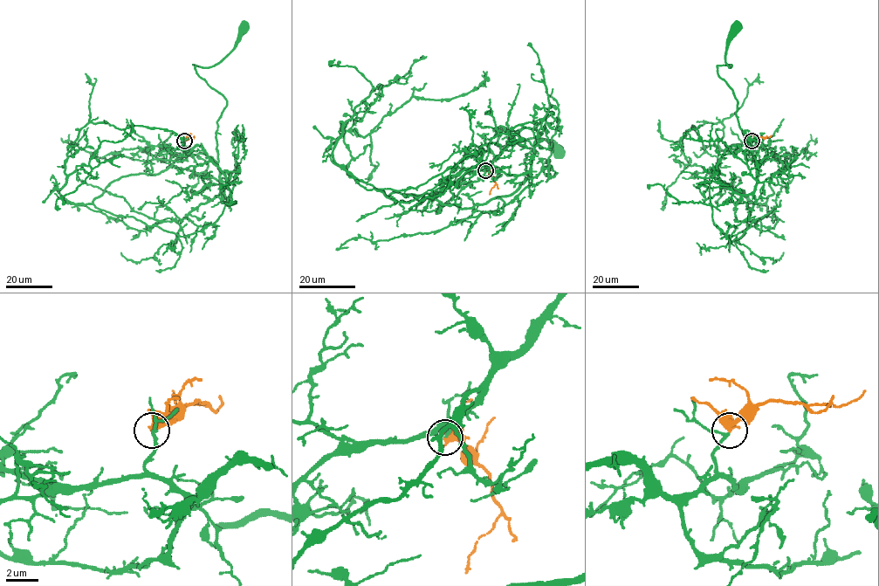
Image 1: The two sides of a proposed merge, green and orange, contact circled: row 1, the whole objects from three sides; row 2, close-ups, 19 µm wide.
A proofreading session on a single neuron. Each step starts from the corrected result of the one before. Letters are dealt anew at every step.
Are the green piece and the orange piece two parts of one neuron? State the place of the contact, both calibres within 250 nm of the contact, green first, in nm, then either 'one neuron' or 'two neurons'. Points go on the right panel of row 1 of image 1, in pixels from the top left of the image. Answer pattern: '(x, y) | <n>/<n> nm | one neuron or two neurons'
(751, 141) | 150/550 nm | one neuron

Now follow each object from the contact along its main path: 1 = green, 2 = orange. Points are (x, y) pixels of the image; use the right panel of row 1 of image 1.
1: (751, 141), (717, 165), (742, 195), (754, 189), (753, 154), (717, 66), (731, 65), (726, 50), (738, 28)
2: (751, 141), (757, 137), (771, 135)

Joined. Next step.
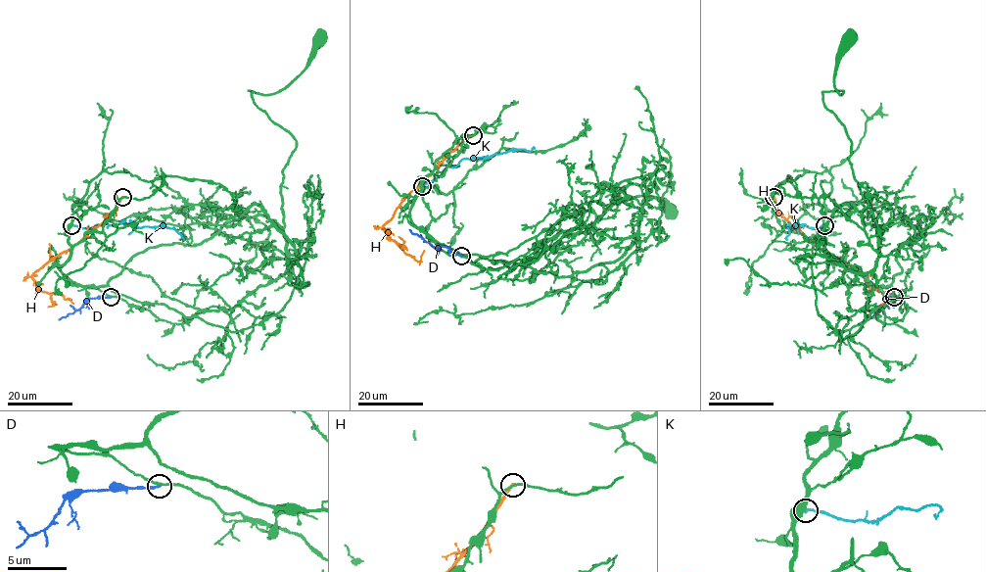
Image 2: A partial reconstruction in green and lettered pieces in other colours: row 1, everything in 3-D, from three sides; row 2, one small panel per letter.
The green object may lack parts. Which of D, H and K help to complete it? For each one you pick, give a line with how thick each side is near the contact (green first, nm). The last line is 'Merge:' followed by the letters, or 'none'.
D: 190/190 nm
Merge: D

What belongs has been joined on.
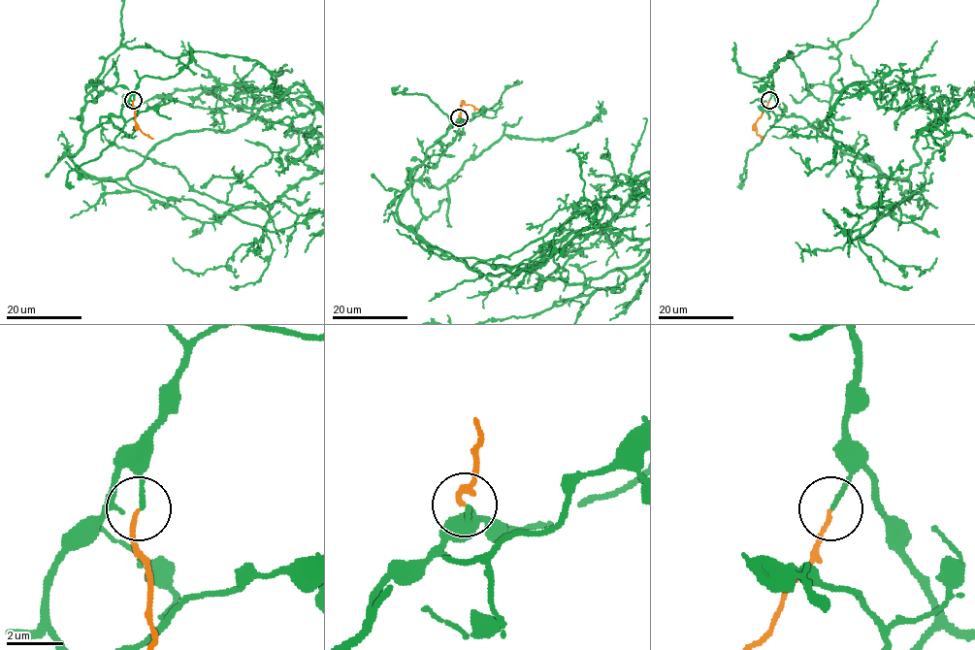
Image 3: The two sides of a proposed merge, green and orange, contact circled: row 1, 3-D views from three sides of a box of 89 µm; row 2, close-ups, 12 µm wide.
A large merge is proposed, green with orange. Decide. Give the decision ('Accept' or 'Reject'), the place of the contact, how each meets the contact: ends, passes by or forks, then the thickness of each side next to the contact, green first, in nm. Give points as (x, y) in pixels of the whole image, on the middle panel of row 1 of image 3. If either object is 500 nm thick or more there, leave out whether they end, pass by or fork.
Accept. Place: (459, 117). At the ring green ends. At the ring orange ends. Thickness 150 nm (green) against 130 nm

